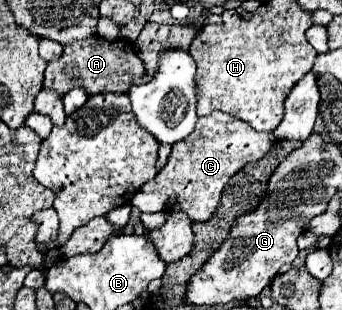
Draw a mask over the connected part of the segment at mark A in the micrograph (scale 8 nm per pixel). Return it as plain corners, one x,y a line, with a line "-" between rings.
91,37
83,43
65,45
63,55
57,61
51,61
45,69
45,91
55,91
59,97
69,93
73,87
81,87
87,95
99,93
127,93
141,77
145,75
143,61
139,59
135,45
125,39
107,41
103,37

